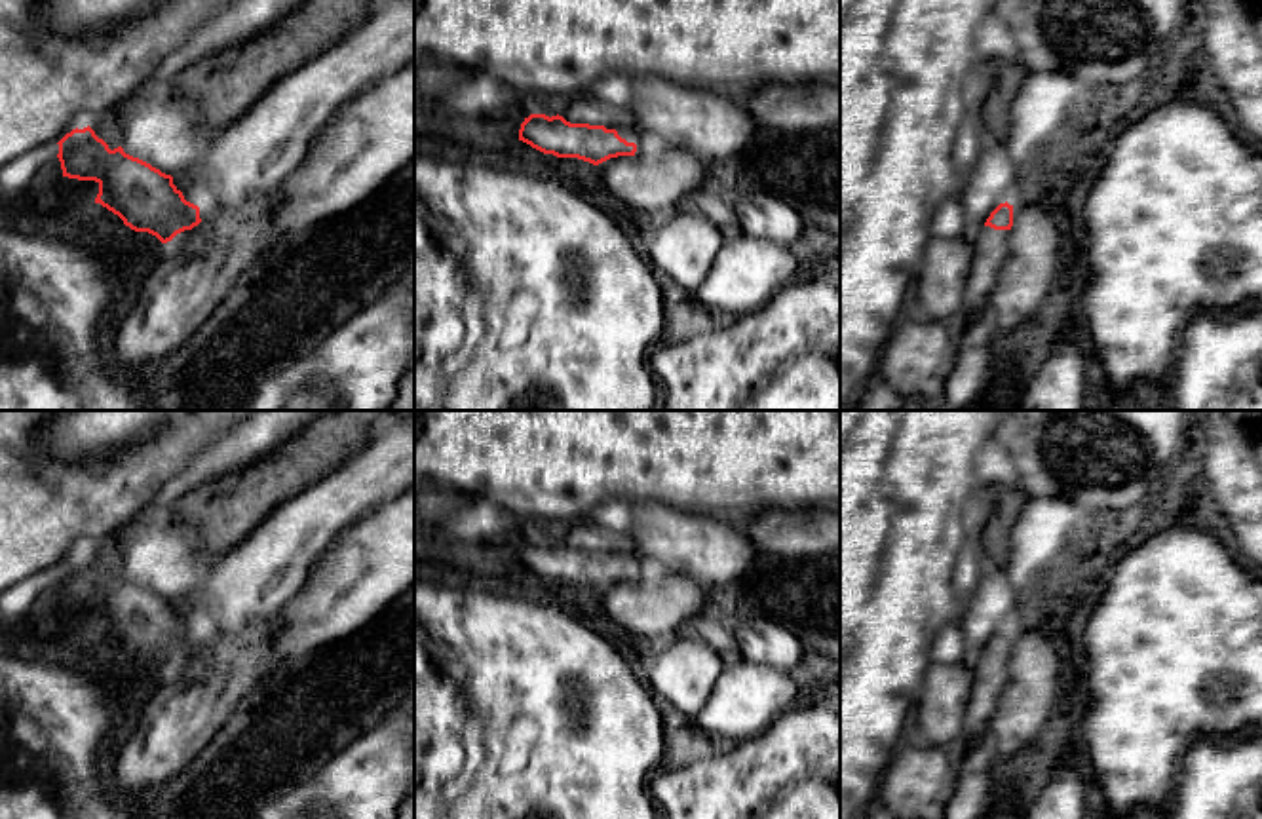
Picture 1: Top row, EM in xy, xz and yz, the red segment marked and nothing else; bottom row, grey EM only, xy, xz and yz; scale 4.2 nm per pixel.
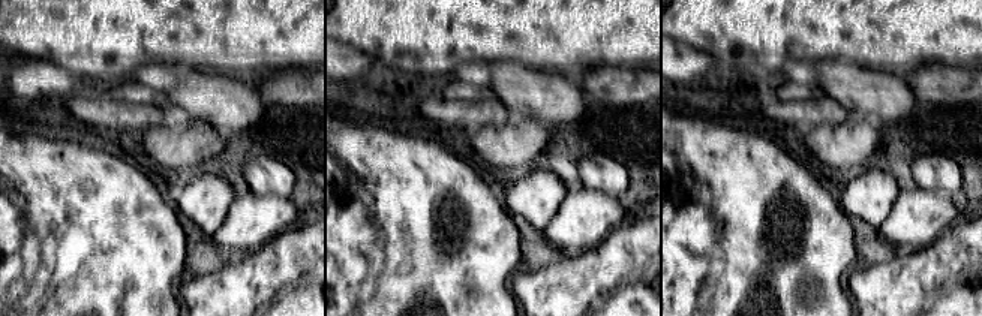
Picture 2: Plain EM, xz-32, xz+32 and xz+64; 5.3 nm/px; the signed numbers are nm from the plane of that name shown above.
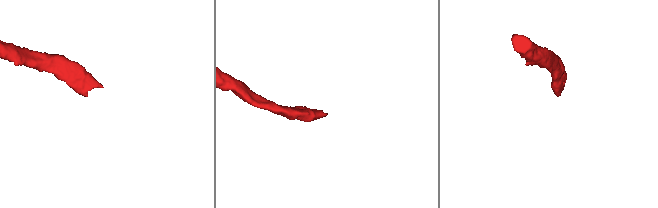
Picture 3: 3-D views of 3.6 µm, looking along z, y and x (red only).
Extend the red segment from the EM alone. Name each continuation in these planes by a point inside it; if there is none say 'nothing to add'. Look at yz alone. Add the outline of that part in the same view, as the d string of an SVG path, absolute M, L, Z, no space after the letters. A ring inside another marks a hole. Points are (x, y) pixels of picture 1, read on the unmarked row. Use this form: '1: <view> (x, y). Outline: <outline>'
1: yz (991, 673). Outline: M983 652L973 667L973 688L966 705L962 733L948 749L952 770L960 766L960 758L973 749L990 730L992 714L998 707L1002 692L1009 680L1011 656L994 656Z

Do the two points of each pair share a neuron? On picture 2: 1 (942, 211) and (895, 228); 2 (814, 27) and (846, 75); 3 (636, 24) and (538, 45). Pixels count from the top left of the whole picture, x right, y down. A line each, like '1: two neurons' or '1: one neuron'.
1: one neuron
2: two neurons
3: one neuron

